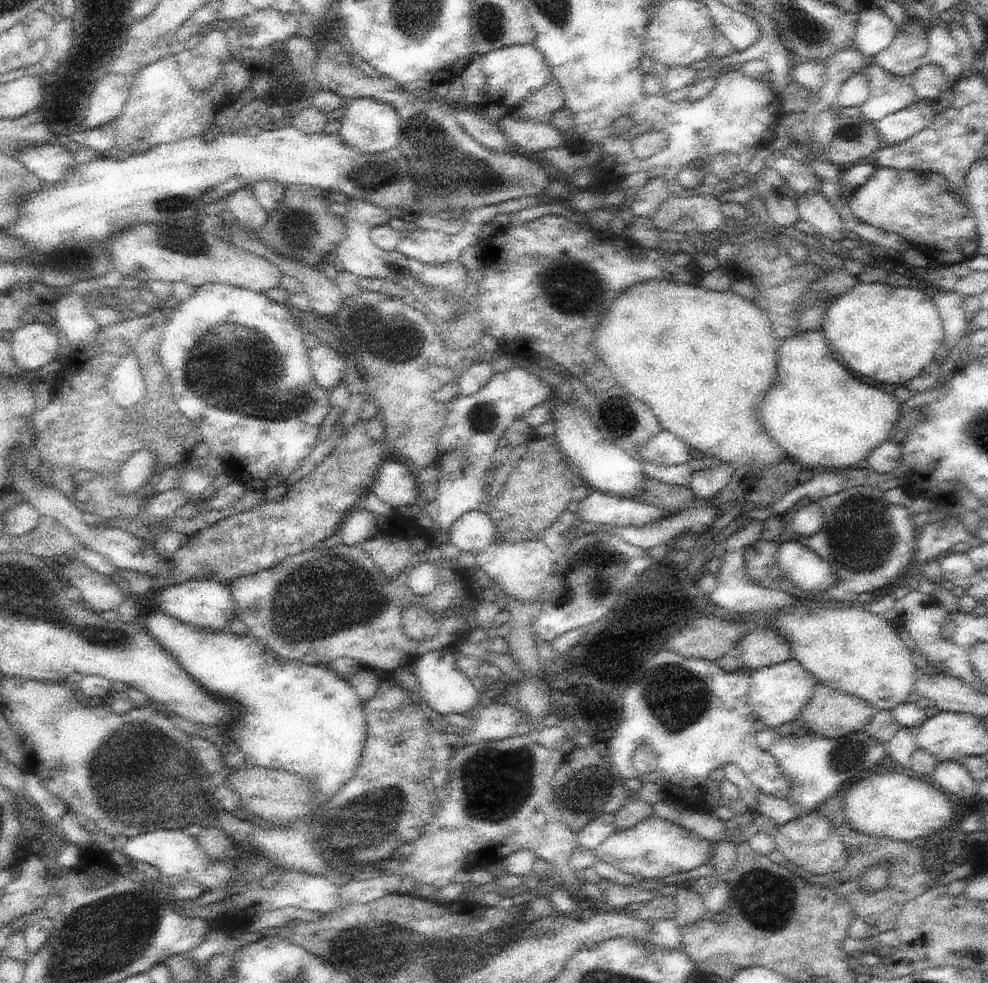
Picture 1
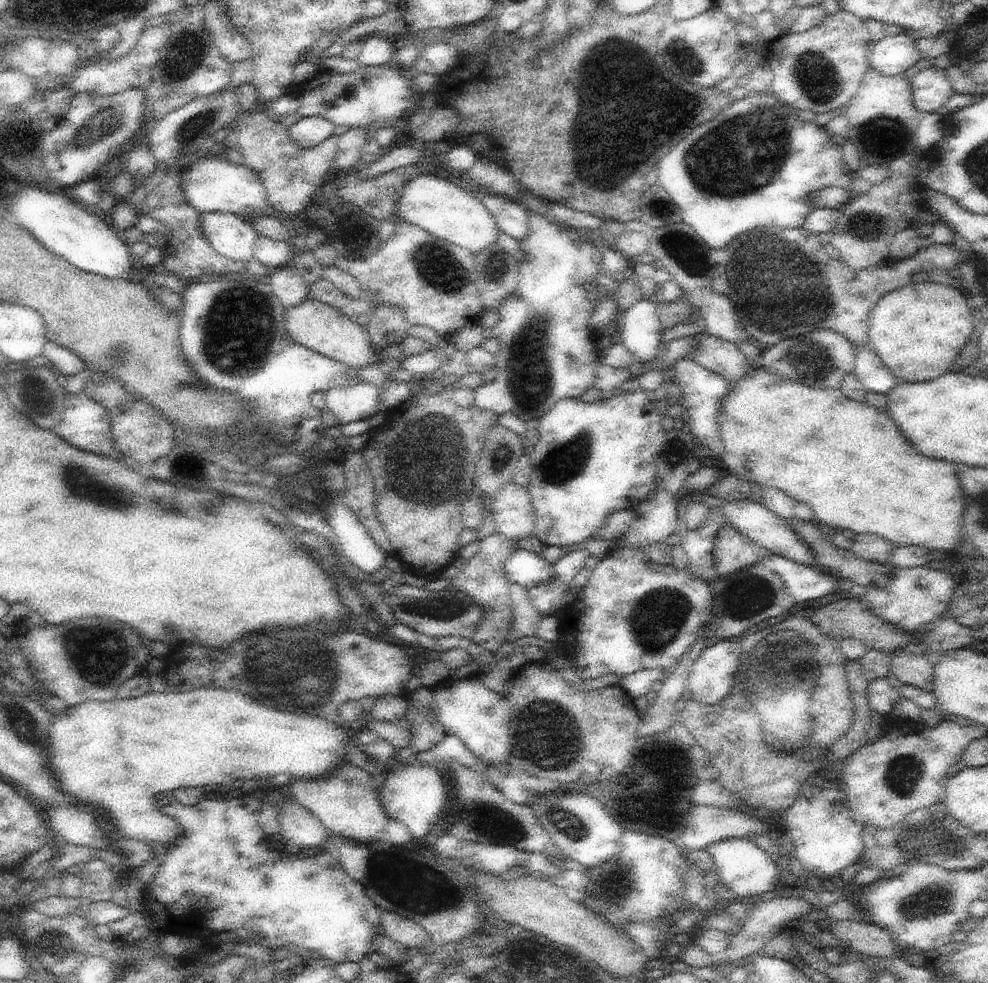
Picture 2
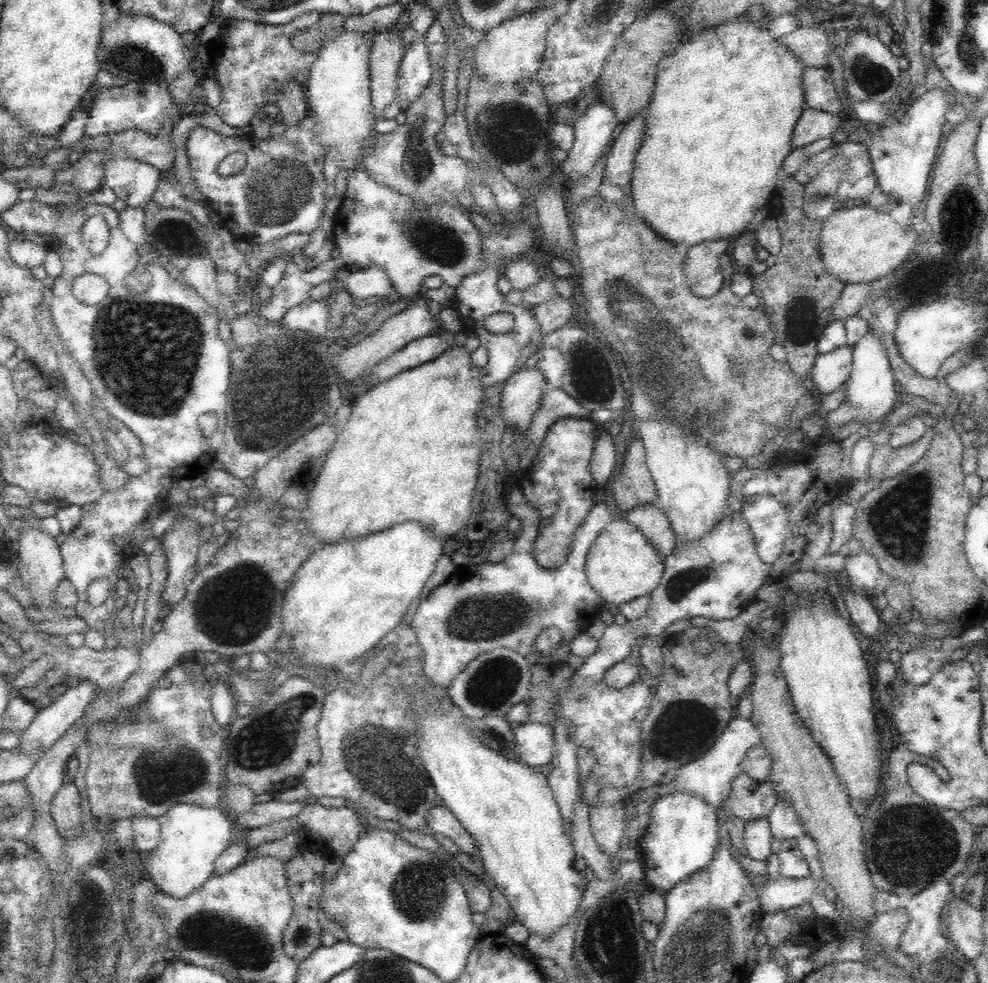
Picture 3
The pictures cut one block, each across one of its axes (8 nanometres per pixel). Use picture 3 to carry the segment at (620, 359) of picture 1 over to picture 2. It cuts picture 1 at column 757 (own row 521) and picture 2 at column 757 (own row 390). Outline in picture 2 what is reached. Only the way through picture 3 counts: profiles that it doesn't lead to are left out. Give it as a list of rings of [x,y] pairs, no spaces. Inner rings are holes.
[[[753,364],[753,370],[747,372],[747,376],[743,376],[729,392],[727,398],[723,398],[721,410],[719,410],[719,432],[721,432],[721,440],[723,440],[723,462],[725,462],[725,470],[739,474],[745,480],[751,480],[753,484],[757,482],[761,488],[775,488],[781,490],[783,494],[787,494],[793,500],[799,500],[803,504],[807,504],[813,514],[815,514],[815,522],[823,522],[831,528],[839,530],[853,530],[857,536],[859,534],[873,534],[873,536],[881,536],[885,540],[889,540],[895,548],[907,548],[907,546],[927,546],[929,550],[953,550],[959,548],[963,544],[963,510],[965,510],[965,496],[959,484],[959,474],[955,470],[953,462],[945,462],[945,460],[929,460],[925,456],[919,456],[905,440],[901,434],[901,430],[895,426],[895,422],[891,420],[891,416],[887,412],[881,412],[875,406],[869,406],[867,402],[855,402],[851,398],[847,398],[841,390],[833,390],[833,388],[811,388],[807,384],[789,380],[785,376],[781,376],[779,372],[771,372],[759,364]]]

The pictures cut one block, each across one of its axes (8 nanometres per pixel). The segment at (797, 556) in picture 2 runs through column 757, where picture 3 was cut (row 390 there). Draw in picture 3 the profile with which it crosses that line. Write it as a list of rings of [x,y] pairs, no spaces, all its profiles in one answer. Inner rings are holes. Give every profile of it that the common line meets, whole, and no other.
[[[538,366],[522,368],[506,380],[500,412],[506,416],[508,426],[516,428],[522,434],[530,428],[544,398],[546,386],[548,382]]]

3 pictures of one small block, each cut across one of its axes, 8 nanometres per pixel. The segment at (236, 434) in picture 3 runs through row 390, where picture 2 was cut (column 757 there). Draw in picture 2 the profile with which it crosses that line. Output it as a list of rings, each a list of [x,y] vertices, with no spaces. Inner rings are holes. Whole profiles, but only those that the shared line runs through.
[[[803,226],[793,230],[753,228],[739,234],[723,250],[729,256],[725,264],[729,282],[727,298],[735,306],[747,336],[765,344],[765,348],[773,348],[787,338],[809,334],[815,328],[835,330],[845,336],[853,348],[861,348],[869,342],[871,312],[885,294],[911,284],[915,272],[951,270],[963,260],[963,254],[959,254],[955,246],[933,244],[901,262],[885,258],[865,270],[853,270],[841,258],[831,260],[819,236]],[[761,266],[769,266],[769,278]]]

